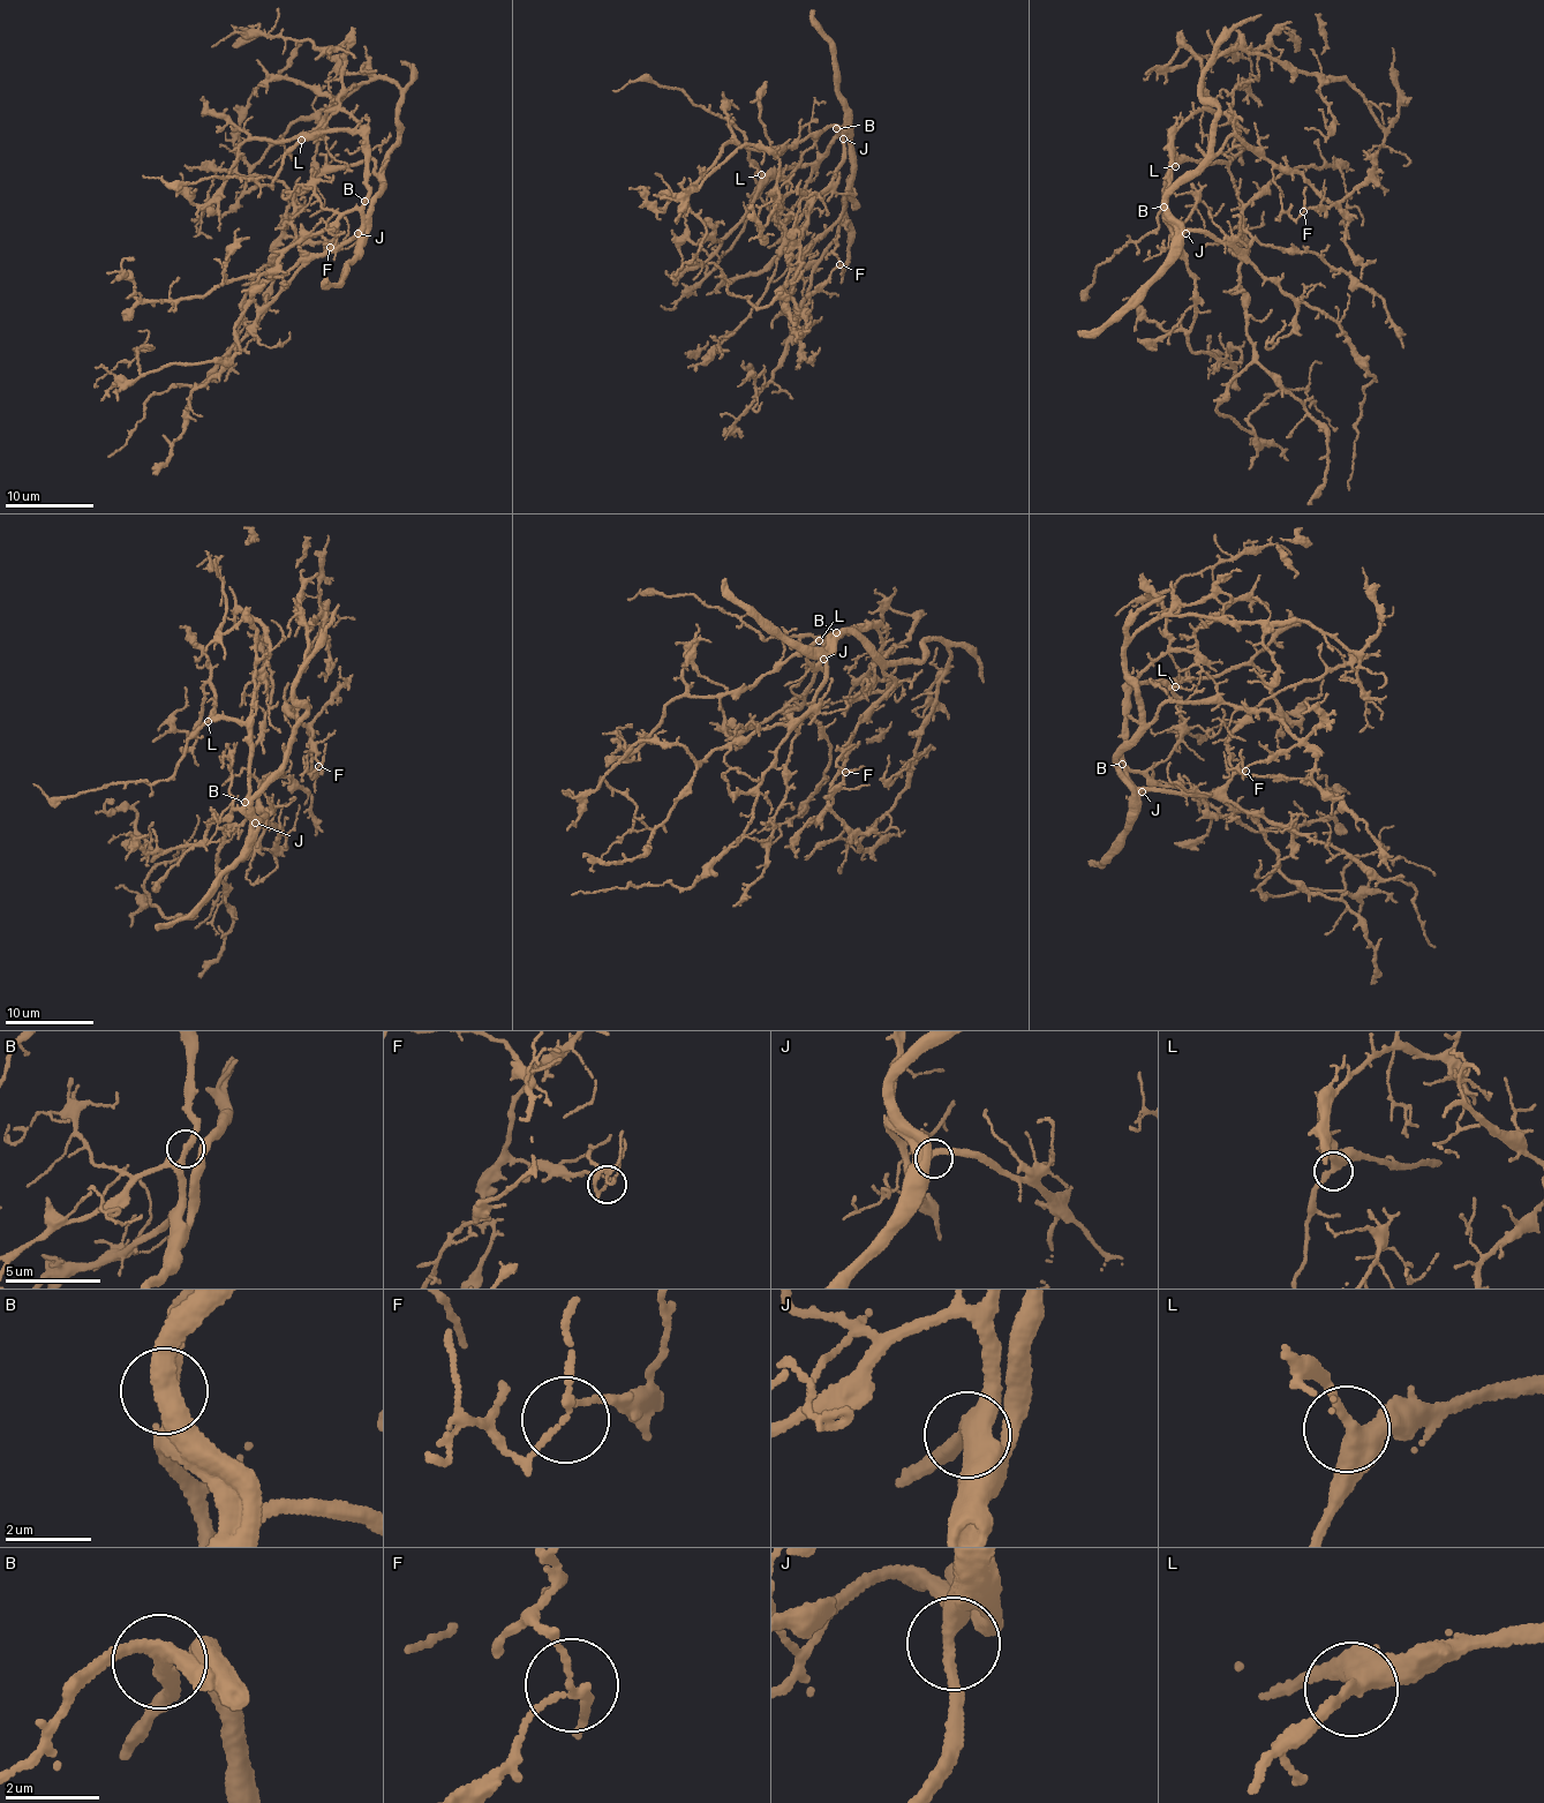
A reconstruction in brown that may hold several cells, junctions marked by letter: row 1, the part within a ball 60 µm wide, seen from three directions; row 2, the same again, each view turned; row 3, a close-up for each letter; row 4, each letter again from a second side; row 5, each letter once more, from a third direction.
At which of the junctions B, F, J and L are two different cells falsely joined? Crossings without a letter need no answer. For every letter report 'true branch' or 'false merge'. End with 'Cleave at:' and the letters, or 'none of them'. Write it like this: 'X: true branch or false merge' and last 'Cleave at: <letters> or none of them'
B: true branch
F: true branch
J: true branch
L: true branch
Cleave at: none of them

